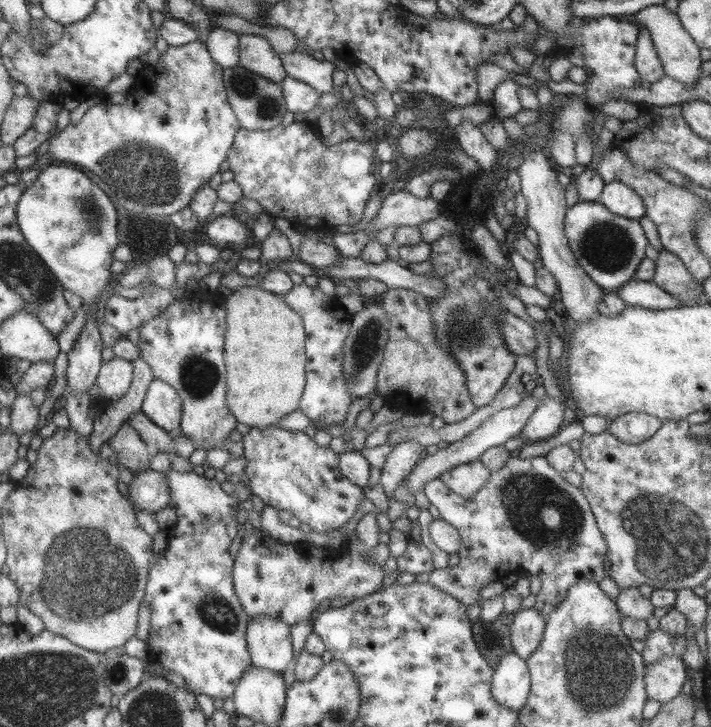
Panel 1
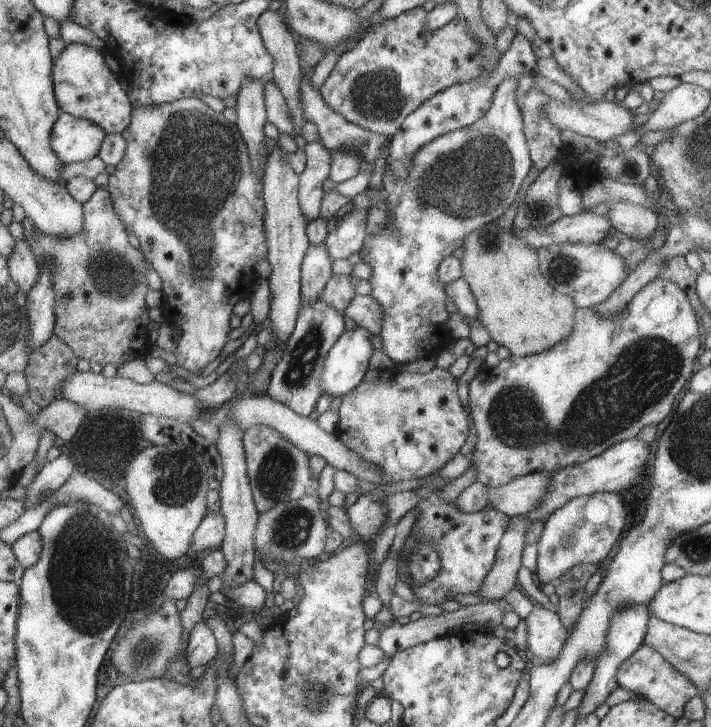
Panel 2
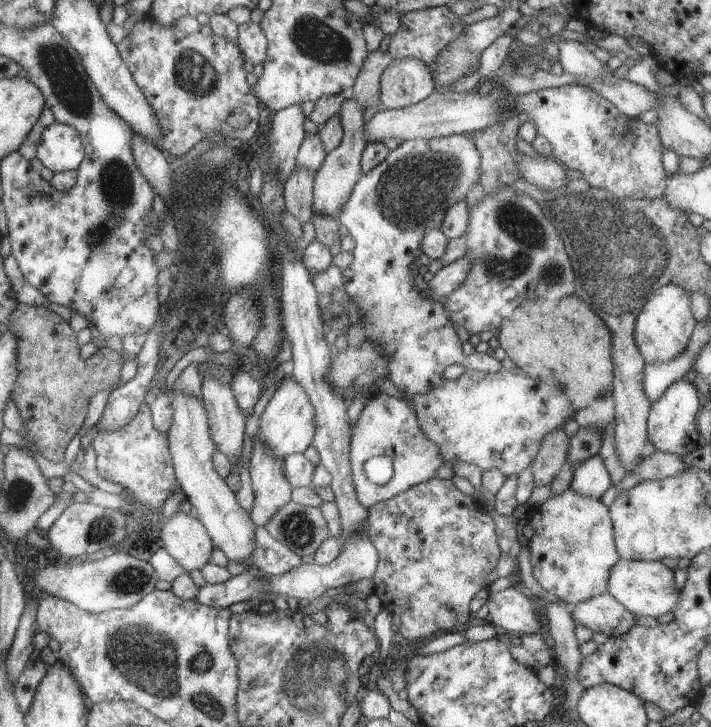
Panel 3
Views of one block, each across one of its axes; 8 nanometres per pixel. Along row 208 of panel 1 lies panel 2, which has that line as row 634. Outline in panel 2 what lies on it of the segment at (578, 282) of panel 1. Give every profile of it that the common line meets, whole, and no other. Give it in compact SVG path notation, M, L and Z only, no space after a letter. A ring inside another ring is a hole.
M536 604L524 620L526 655L538 656L542 664L555 660L568 633L560 616Z

